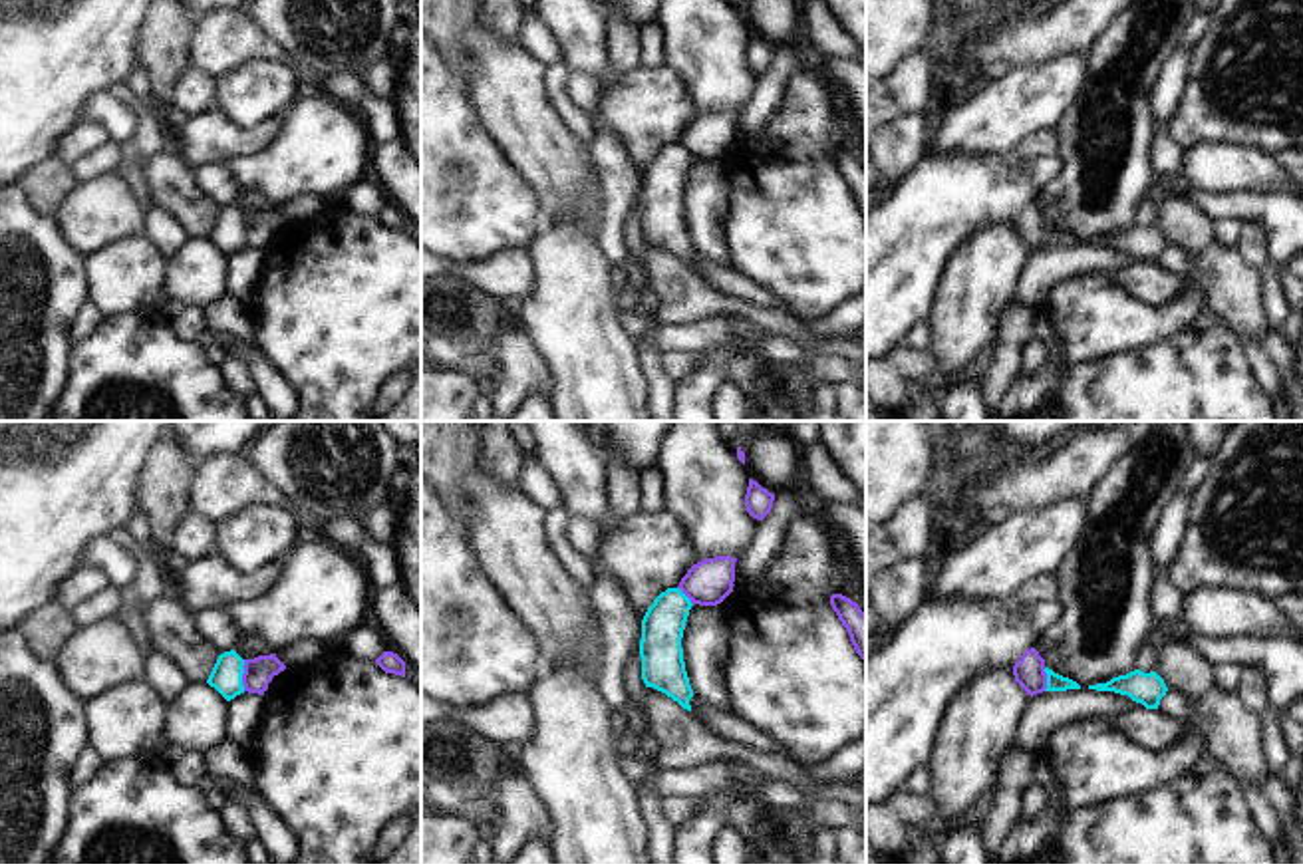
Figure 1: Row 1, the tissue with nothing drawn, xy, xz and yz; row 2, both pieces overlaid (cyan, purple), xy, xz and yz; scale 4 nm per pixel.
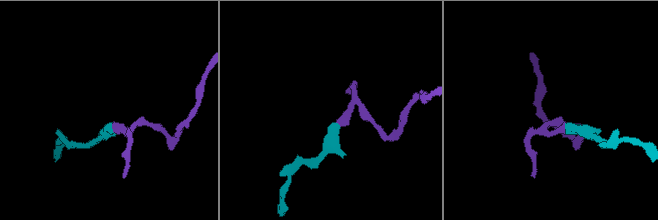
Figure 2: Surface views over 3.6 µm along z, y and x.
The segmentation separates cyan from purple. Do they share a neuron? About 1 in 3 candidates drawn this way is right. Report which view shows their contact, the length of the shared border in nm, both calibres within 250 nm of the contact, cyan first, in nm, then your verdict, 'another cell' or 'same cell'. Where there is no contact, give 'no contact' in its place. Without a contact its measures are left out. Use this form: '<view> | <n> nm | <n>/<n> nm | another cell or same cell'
xy | 130 nm | 130/120 nm | another cell

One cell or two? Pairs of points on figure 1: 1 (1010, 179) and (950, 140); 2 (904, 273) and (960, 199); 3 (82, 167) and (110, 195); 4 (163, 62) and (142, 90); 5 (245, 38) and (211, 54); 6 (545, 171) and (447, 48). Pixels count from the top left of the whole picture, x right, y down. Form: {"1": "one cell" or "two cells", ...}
{"1": "two cells", "2": "one cell", "3": "two cells", "4": "two cells", "5": "one cell", "6": "two cells"}

